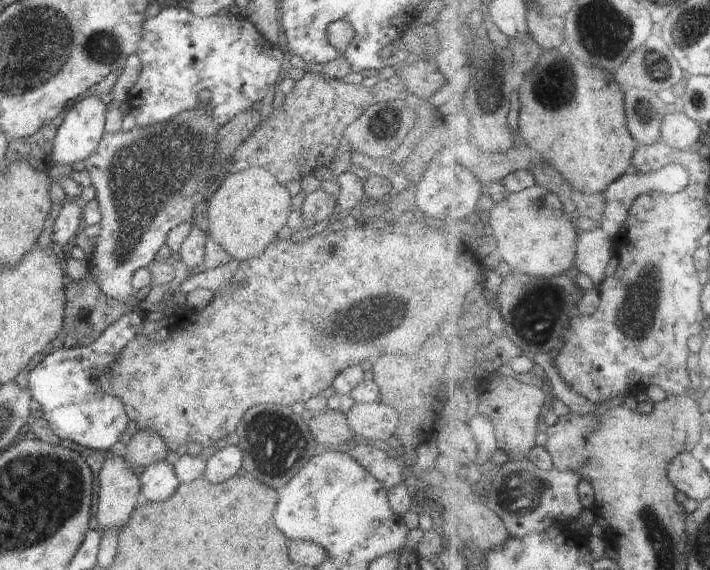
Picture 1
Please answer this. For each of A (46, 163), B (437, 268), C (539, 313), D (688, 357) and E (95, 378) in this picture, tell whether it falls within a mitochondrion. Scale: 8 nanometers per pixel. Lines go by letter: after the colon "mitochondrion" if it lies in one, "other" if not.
A: other
B: other
C: mitochondrion
D: other
E: other

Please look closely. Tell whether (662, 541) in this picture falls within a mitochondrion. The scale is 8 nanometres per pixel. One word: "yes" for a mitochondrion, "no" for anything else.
yes

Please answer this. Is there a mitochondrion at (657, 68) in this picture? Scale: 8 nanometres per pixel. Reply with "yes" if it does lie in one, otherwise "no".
yes

